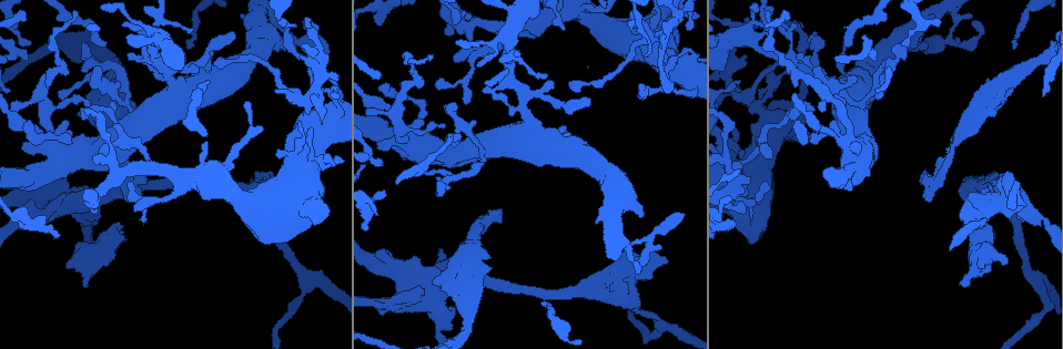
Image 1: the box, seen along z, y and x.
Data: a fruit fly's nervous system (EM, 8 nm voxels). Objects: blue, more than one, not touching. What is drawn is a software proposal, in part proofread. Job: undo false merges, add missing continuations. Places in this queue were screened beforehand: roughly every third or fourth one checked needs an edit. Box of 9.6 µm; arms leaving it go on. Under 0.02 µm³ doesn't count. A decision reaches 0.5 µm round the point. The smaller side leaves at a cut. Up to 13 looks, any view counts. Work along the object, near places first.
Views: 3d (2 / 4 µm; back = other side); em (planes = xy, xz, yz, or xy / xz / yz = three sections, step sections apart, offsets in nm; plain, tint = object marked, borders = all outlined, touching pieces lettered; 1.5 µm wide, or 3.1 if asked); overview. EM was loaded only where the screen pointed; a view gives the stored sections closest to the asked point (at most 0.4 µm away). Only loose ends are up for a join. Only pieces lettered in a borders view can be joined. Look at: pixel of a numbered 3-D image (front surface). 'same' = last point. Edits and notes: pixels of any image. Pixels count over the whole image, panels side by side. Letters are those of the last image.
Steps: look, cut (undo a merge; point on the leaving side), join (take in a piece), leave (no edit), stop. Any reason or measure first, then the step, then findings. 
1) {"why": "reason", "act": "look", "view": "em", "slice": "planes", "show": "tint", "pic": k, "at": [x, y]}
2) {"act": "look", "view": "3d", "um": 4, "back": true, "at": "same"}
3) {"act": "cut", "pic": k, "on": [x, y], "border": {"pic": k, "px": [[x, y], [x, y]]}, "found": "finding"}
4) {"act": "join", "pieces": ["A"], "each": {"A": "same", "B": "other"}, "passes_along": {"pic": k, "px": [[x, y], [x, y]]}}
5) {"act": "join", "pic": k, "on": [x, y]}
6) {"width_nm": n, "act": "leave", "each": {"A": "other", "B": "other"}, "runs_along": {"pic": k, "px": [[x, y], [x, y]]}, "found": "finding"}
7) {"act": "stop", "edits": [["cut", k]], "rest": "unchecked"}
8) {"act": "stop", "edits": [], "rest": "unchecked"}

{"why": "tapers out", "act": "look", "view": "3d", "um": 4, "pic": 1, "at": [540, 304]}

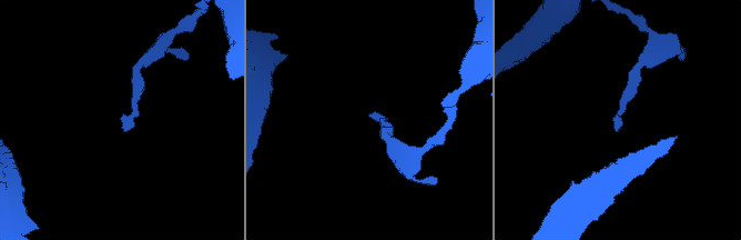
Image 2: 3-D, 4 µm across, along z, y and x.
{"why": "now the EM", "act": "look", "view": "em", "slice": "planes", "show": "borders", "pic": 2, "at": [615, 130]}

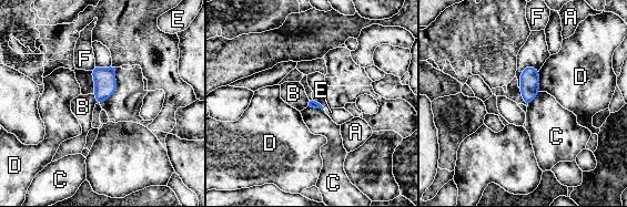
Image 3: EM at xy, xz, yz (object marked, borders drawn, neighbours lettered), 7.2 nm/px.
{"act": "leave", "each": {"A": "other", "B": "other", "C": "other", "D": "other", "E": "other", "F": "other"}, "found": "none of them fits"}

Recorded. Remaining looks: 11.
{"why": "free end", "act": "look", "view": "em", "slice": "xy", "step": 4, "show": "borders", "pic": 1, "at": [927, 200]}

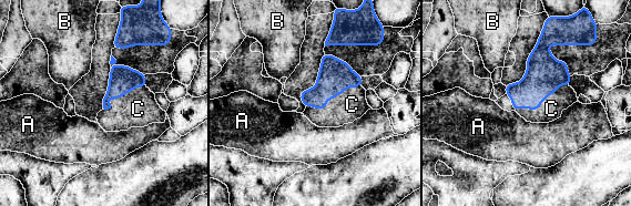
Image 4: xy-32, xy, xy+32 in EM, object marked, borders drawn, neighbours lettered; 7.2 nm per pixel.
{"act": "look", "view": "em", "slice": "planes", "show": "borders", "at": "same"}

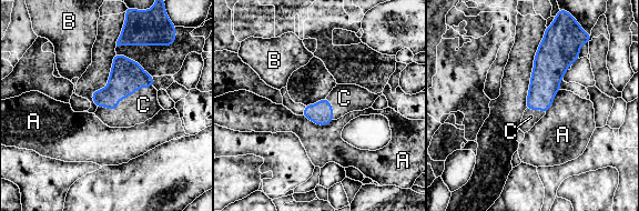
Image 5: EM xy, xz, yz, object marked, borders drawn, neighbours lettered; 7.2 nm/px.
{"act": "join", "pieces": ["C"], "each": {"A": "other", "B": "other", "C": "same"}, "passes_along": {"pic": 5, "px": [[127, 76], [121, 99], [143, 104]]}, "found": "it goes on there"}

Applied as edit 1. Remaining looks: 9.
{"act": "look", "view": "overview"}

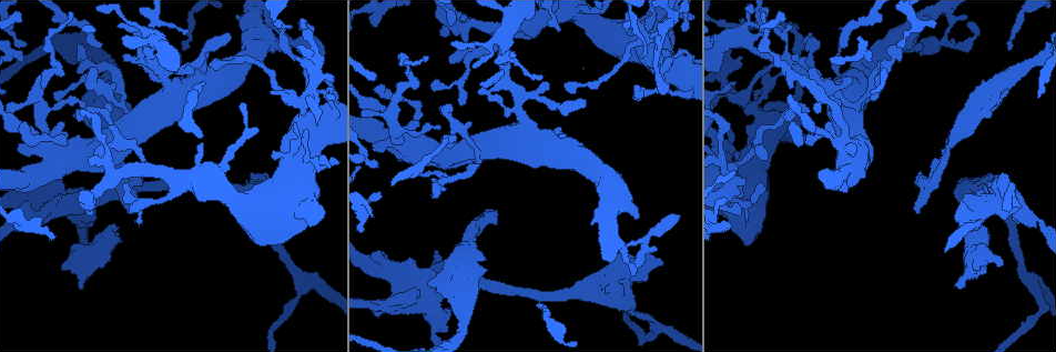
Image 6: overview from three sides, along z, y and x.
{"why": "branch stops here", "act": "look", "view": "em", "slice": "planes", "show": "borders", "pic": 6, "at": [660, 263]}

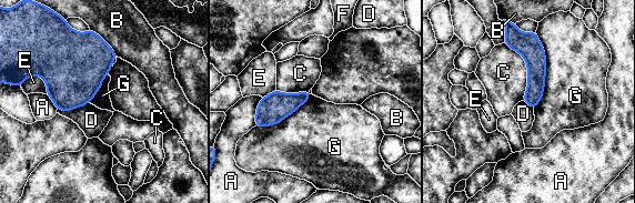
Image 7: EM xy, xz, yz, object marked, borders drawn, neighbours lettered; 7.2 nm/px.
{"longest_contact_nm": ["G", 550], "act": "leave", "each": {"A": "other", "B": "other", "C": "other", "D": "other", "E": "other", "F": "other", "G": "other"}, "runs_along": {"pic": 7, "px": [[507, 23], [534, 54], [533, 104]]}, "found": "none of them fits"}

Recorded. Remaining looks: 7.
{"why": "stops while still wide", "act": "look", "view": "em", "slice": "planes", "show": "borders", "pic": 6, "at": [963, 208]}

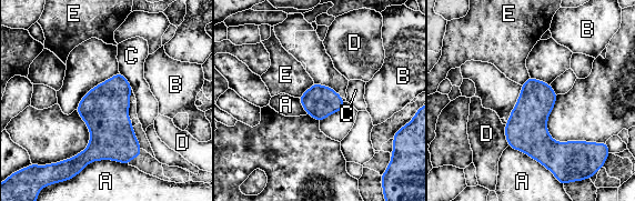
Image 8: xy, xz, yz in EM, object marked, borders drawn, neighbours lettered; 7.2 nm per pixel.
{"width_nm": 240, "longest_contact_nm": ["A", 420], "act": "leave", "each": {"A": "other", "B": "other", "C": "other", "D": "other", "E": "other"}, "found": "no lettered piece goes on from it"}

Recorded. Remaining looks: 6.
{"act": "stop", "edits": [["join", 5]], "rest": "unchecked"}

